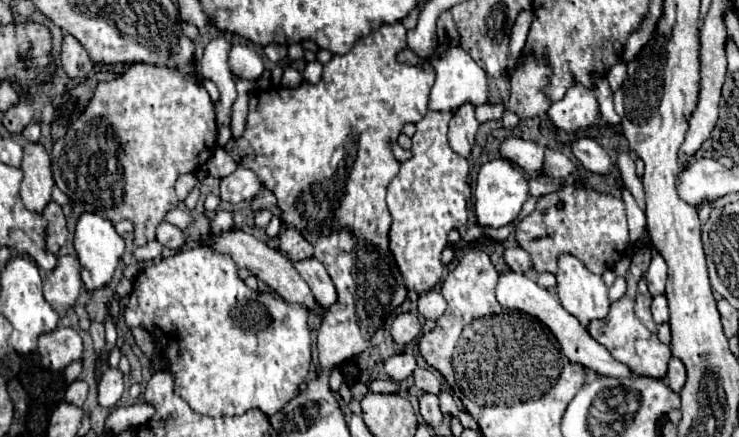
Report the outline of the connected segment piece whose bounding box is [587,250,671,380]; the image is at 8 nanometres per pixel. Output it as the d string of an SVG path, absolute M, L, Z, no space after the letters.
M635 250L631 268L625 276L627 278L627 294L621 300L611 304L607 318L593 320L587 330L599 344L603 344L611 352L611 356L617 362L625 364L635 376L647 376L647 378L661 380L667 374L667 362L671 358L671 350L667 344L663 344L657 338L659 326L655 324L655 320L651 318L651 312L649 312L649 306L653 300L647 290L647 284L645 284L645 274L647 274L649 262L651 262L649 250Z

